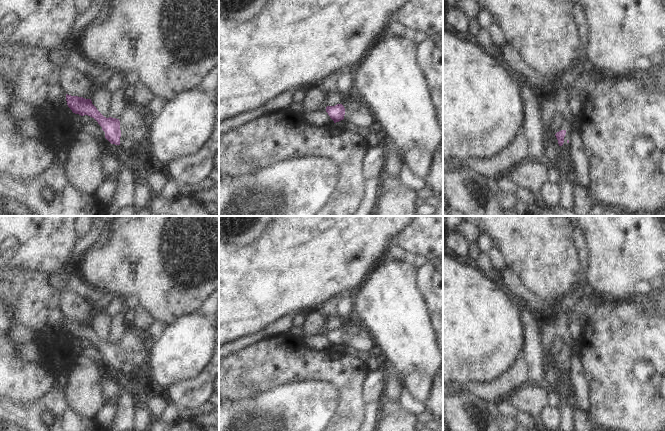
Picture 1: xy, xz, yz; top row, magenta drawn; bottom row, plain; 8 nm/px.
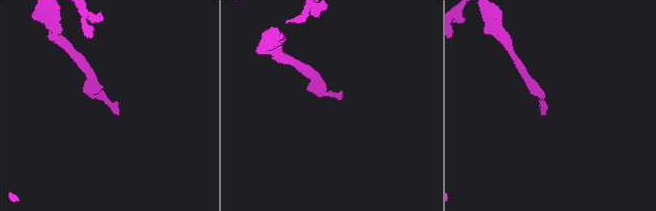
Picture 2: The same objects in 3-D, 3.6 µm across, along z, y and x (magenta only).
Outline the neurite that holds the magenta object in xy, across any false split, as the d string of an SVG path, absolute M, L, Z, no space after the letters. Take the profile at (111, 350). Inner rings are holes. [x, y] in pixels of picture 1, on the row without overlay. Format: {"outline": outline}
{"outline": "M66 318L66 325L73 337L94 342L111 368L130 374L136 367L147 364L149 355L144 342L130 332L124 334L119 343L106 342L92 328L91 323Z"}

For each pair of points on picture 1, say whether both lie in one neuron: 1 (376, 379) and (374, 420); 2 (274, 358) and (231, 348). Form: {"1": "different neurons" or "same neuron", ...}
{"1": "same neuron", "2": "different neurons"}

